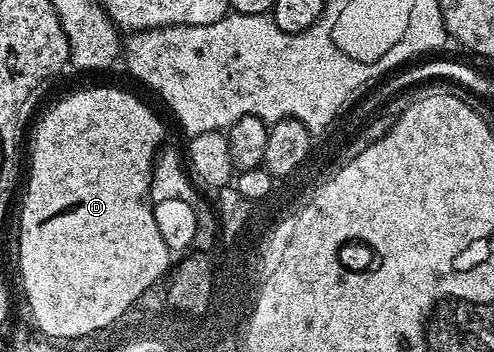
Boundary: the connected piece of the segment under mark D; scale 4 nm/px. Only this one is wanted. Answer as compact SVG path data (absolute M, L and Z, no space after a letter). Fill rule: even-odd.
M90 87L62 99L42 120L34 131L34 152L30 155L30 180L26 183L26 196L22 199L22 220L18 223L18 267L22 270L22 287L34 314L33 326L43 328L52 335L72 335L99 327L105 332L125 310L129 309L152 284L167 274L172 263L172 253L160 237L156 225L154 204L151 198L151 180L155 175L156 156L163 146L162 123L150 107L145 107L134 95L118 87Z

